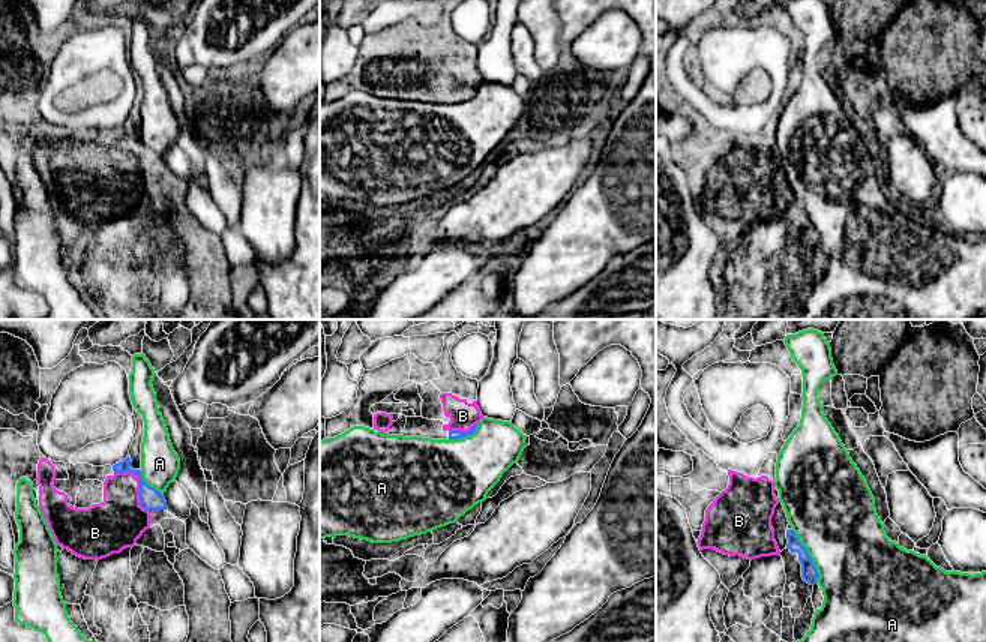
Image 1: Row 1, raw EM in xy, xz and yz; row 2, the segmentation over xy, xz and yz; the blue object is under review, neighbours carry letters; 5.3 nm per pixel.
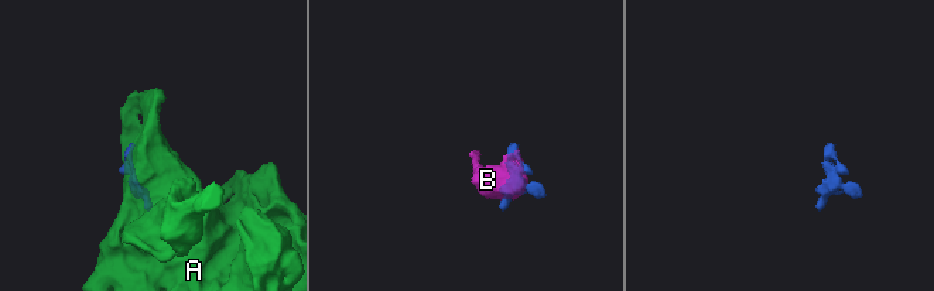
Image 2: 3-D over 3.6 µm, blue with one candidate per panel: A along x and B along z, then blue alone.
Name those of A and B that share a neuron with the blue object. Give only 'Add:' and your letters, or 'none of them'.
Add: B

